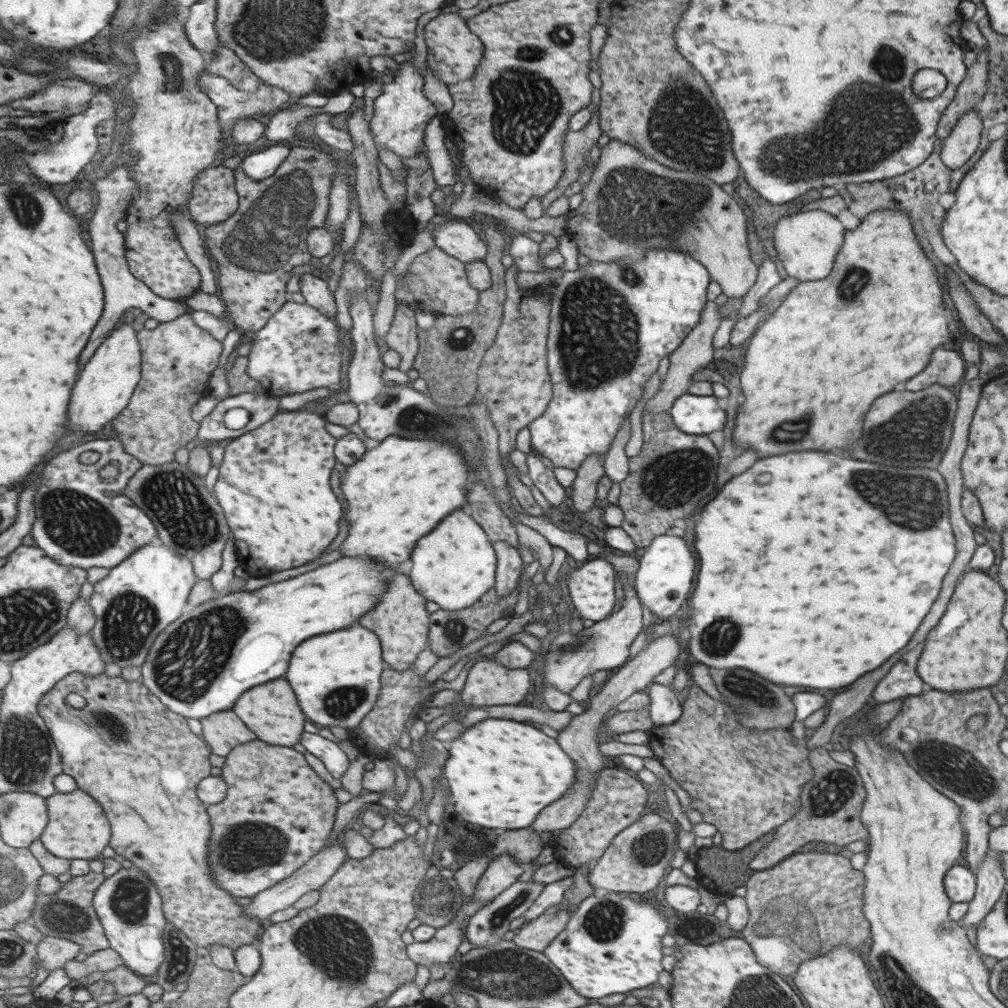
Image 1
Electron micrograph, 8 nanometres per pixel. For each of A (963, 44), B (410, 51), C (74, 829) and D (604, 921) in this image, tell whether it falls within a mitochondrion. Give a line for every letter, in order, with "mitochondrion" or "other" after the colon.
A: other
B: other
C: other
D: mitochondrion

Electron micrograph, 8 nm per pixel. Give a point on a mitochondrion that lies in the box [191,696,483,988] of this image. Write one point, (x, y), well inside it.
(348, 961)

